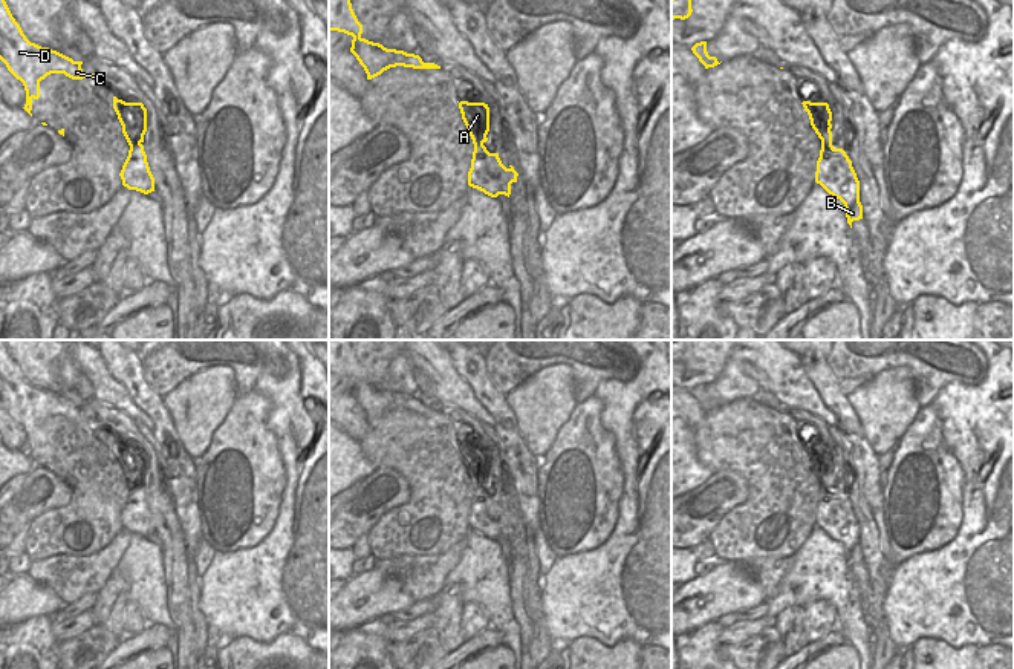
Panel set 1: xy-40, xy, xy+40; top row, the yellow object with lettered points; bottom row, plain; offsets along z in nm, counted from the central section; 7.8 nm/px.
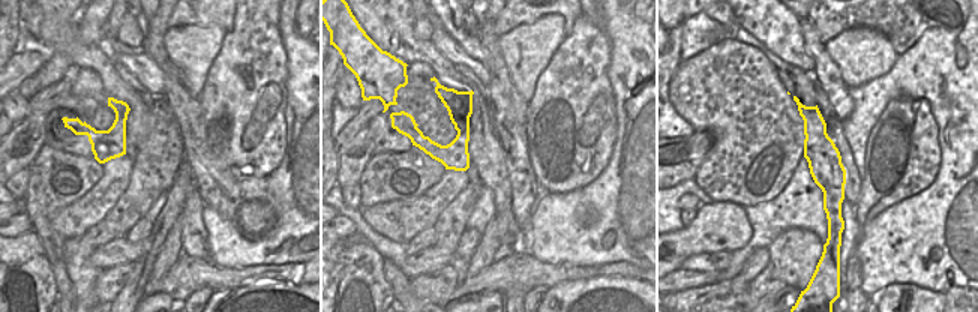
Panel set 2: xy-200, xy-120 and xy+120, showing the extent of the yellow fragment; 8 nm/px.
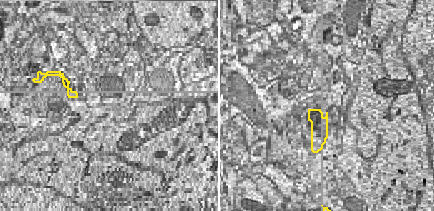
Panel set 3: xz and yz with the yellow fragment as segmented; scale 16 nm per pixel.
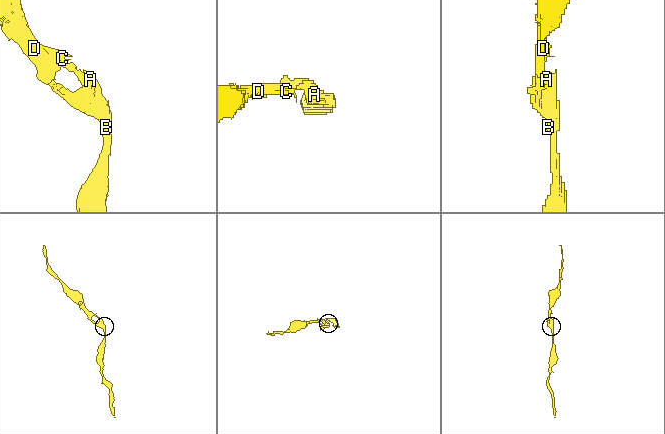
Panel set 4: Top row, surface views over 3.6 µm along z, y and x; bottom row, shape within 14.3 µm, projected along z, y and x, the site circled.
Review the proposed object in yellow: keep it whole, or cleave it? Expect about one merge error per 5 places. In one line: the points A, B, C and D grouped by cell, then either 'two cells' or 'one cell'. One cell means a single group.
groups A B C D; one cell

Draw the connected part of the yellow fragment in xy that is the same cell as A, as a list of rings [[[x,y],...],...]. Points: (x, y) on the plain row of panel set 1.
[[[460,444],[459,452],[474,487],[468,528],[491,540],[497,540],[499,537],[509,540],[511,527],[517,525],[518,516],[512,508],[506,511],[499,496],[489,496],[483,488],[488,484],[486,478],[489,475],[488,447]]]

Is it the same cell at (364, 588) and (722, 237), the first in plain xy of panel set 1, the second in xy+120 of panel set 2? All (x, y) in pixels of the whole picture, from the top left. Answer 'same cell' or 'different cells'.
same cell

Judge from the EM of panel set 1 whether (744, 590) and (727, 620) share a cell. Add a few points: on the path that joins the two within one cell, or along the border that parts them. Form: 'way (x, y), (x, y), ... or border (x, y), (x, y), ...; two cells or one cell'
border (733, 611), (716, 619); two cells

